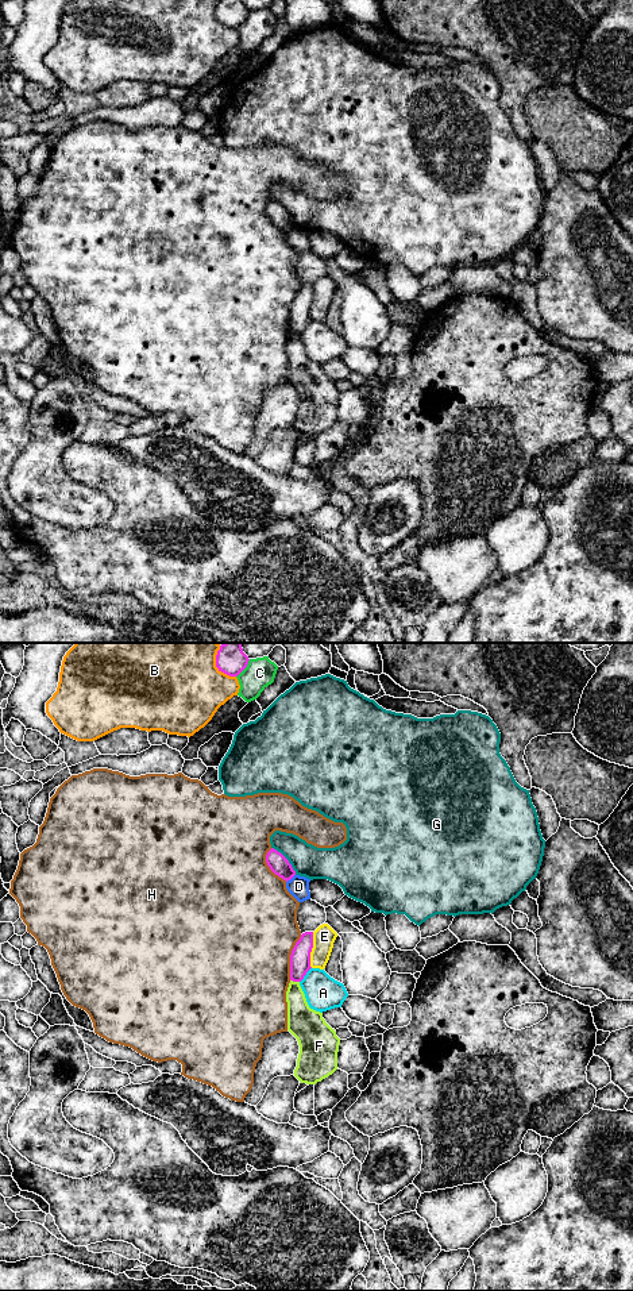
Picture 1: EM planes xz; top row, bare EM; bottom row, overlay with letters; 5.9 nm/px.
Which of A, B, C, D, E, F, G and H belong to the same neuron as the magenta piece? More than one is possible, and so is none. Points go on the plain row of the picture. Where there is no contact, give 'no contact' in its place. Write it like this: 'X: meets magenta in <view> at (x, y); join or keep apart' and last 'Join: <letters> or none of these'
A: meets magenta in xz at (305, 326); keep apart
B: meets magenta in xz at (217, 19); keep apart
C: meets magenta in xz at (244, 19); keep apart
D: meets magenta in xz at (290, 230); keep apart
E: meets magenta in xz at (311, 301); keep apart
F: meets magenta in xz at (294, 332); keep apart
G: meets magenta in xz at (286, 211); keep apart
H: meets magenta in xz at (290, 309); keep apart
Join: none of these

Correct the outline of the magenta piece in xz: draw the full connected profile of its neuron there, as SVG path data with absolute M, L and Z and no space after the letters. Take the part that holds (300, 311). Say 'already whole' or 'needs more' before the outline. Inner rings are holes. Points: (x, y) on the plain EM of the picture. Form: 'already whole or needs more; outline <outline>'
already whole; outline M305 284L296 294L290 307L290 332L301 334L310 319L310 304L313 300L313 284Z

